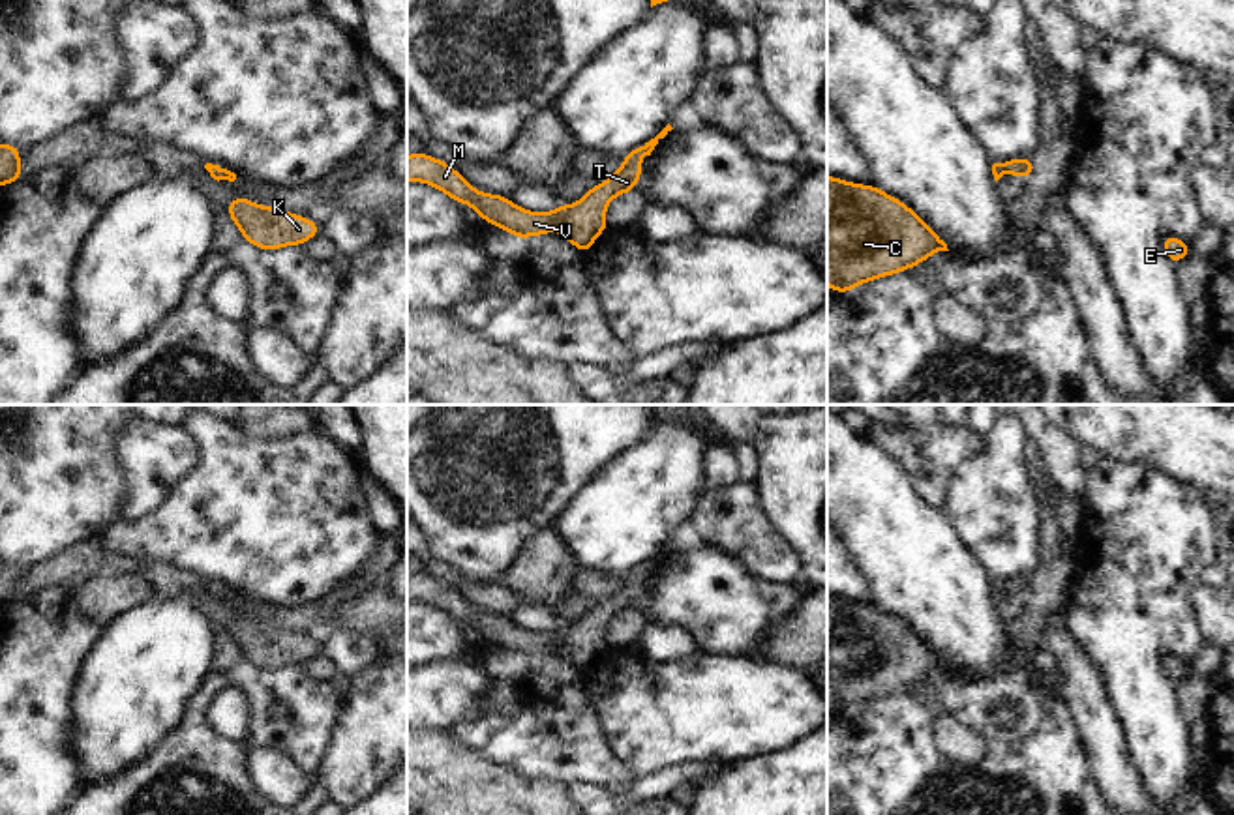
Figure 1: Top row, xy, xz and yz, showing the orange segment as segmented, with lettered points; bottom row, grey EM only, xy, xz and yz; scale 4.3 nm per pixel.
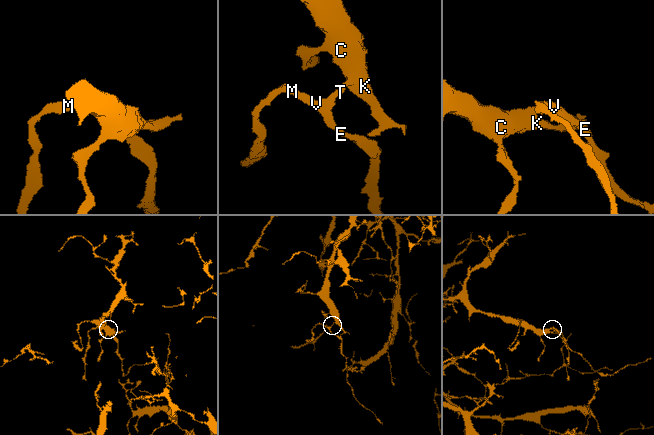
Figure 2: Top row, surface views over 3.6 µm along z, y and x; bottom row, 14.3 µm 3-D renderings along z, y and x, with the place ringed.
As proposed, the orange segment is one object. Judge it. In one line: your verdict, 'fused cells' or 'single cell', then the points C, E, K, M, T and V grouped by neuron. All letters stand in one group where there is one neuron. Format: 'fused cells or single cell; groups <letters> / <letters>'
single cell; groups C E K M T V

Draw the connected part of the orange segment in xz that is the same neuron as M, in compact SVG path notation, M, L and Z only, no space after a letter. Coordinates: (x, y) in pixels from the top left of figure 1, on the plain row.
M668 543L655 558L626 571L623 585L606 601L591 605L576 624L559 624L553 631L529 631L516 626L510 616L482 613L454 586L426 571L407 575L407 601L428 603L454 622L469 624L486 643L497 645L514 658L563 652L576 669L587 674L593 661L609 646L606 626L615 616L634 611L643 594L640 579L651 575L658 560L671 549Z

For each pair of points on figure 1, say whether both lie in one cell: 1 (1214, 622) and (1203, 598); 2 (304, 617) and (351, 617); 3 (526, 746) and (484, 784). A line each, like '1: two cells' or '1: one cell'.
1: one cell
2: one cell
3: two cells

